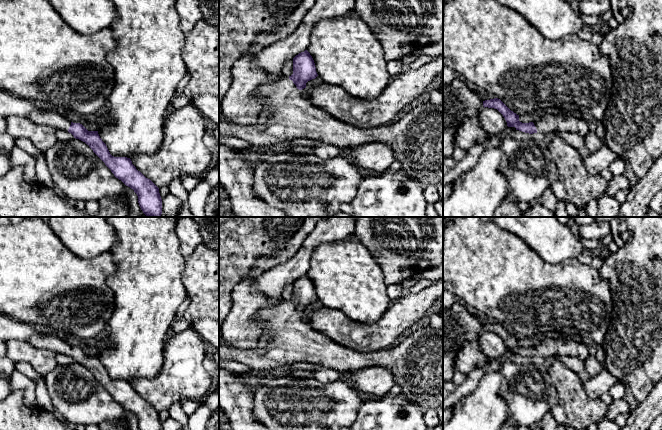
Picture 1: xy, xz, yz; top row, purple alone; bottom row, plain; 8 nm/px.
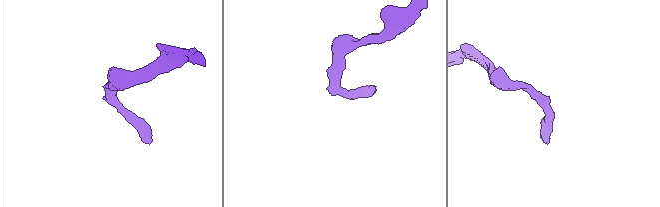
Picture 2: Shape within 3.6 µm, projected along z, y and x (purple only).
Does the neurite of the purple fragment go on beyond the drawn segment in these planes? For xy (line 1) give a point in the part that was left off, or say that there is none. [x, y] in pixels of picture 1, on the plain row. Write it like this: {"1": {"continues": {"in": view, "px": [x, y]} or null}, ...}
{"1": {"continues": {"in": "xy", "px": [51, 341]}}}

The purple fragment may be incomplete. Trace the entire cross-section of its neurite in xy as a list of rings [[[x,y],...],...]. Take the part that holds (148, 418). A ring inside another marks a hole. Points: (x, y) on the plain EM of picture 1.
[[[49,332],[35,334],[27,342],[37,348],[68,355],[74,362],[85,366],[116,402],[134,414],[139,430],[162,430],[159,412],[136,393],[130,382],[112,380],[98,355],[88,355],[82,348],[73,347],[65,338]]]

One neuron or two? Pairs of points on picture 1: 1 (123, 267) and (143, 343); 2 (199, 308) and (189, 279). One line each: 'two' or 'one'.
1: one
2: one

